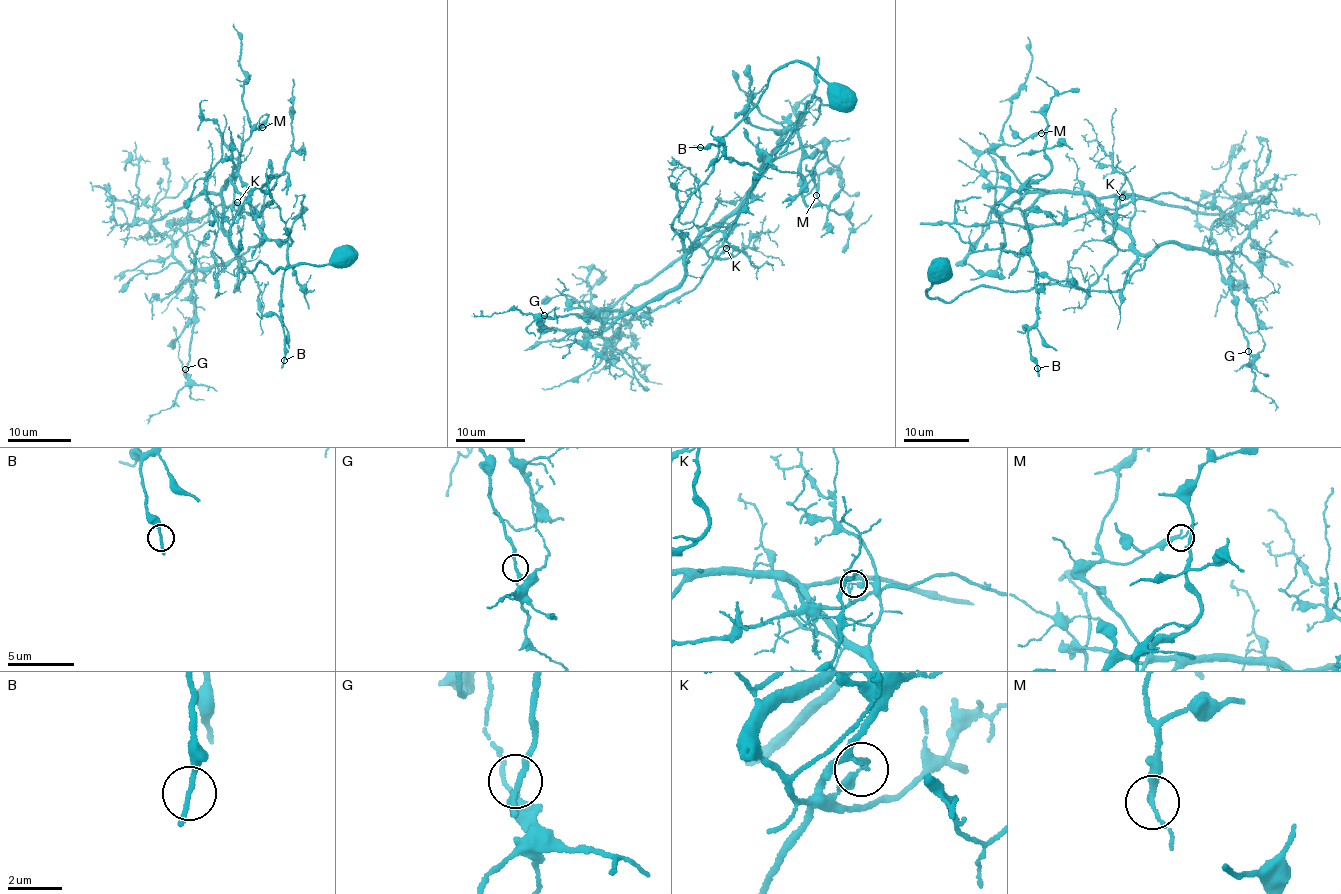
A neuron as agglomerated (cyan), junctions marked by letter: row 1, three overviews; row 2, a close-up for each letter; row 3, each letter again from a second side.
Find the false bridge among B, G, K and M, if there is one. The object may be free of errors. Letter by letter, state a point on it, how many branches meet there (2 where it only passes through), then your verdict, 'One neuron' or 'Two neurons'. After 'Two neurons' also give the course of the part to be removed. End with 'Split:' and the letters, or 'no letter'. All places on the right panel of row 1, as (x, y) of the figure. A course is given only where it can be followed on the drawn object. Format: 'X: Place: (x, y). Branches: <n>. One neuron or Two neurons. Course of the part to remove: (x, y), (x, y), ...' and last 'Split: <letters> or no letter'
B: Place: (1037, 368). Branches: 2. One neuron
G: Place: (1248, 351). Branches: 2. One neuron
K: Place: (1122, 197). Branches: 2. Two neurons. Course of the part to remove: (1121, 197), (1123, 206), (1168, 192), (1220, 211), (1211, 231), (1217, 260), (1257, 389), (1275, 411)
M: Place: (1041, 133). Branches: 2. One neuron
Split: K

